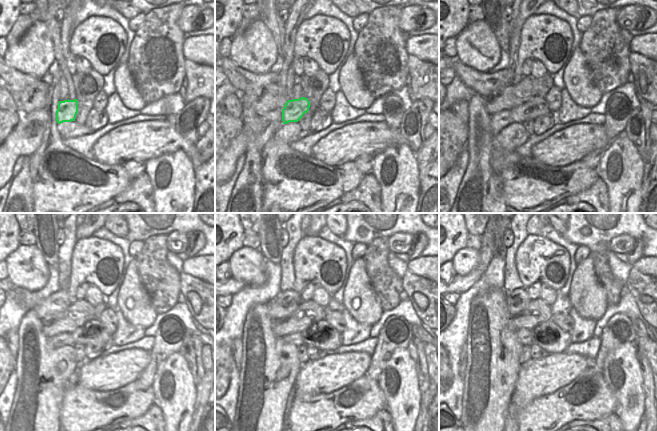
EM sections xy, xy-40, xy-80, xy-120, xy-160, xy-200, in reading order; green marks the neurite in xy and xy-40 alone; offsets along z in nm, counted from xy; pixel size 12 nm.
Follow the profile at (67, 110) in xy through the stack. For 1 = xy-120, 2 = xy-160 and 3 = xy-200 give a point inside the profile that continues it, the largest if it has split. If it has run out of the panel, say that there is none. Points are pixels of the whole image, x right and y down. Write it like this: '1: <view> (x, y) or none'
1: xy-120 (89, 333)
2: xy-160 (319, 340)
3: xy-200 (557, 345)

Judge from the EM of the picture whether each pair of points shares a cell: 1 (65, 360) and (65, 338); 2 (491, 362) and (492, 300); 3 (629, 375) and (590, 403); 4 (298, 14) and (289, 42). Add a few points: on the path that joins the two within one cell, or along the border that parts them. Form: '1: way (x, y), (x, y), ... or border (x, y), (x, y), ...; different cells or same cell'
1: border (47, 338), (47, 344), (51, 348), (72, 346); different cells
2: way (492, 347), (492, 315); same cell
3: border (602, 372), (603, 379), (615, 399), (615, 412); different cells
4: way (293, 21), (290, 35); same cell

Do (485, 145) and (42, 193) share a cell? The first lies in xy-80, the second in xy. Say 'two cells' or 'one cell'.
two cells

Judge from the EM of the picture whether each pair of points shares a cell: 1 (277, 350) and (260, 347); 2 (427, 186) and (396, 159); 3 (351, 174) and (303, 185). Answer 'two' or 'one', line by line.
1: one
2: two
3: one

